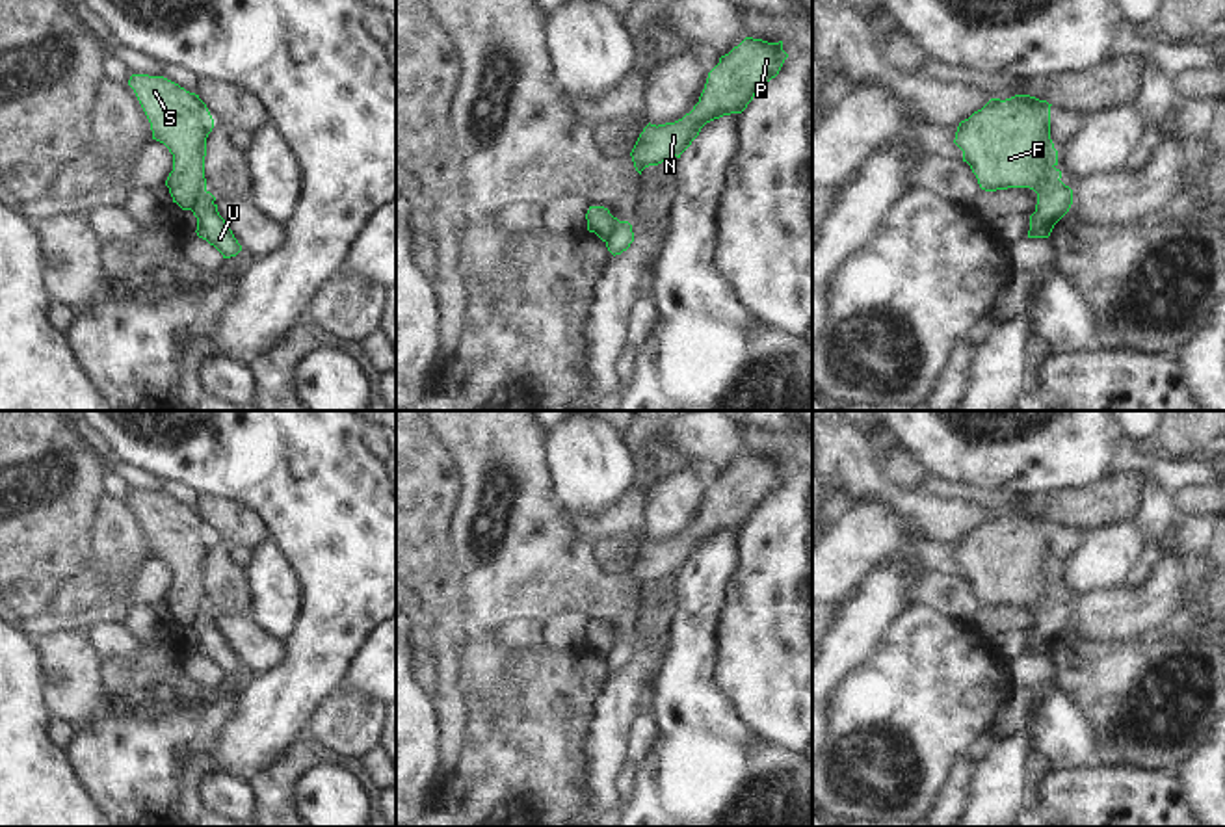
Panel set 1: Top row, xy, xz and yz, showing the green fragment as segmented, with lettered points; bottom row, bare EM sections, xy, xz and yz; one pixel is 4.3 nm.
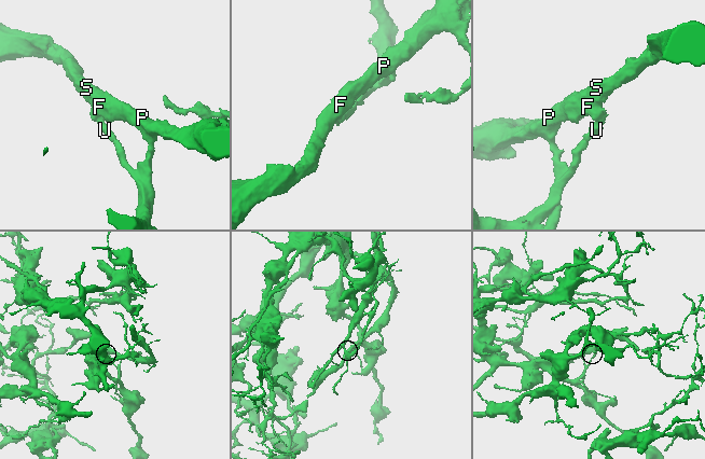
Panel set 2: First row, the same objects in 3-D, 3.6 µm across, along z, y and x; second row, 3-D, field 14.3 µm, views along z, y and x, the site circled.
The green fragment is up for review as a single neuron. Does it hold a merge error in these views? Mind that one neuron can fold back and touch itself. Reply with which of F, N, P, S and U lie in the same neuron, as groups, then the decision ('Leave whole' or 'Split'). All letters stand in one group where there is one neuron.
Groups: F N P S / U. Split.

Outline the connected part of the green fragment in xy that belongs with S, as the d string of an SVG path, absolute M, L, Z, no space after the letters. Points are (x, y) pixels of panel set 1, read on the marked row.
M132 74L128 85L151 123L152 139L173 154L173 171L165 180L173 203L191 210L206 191L206 138L214 128L206 104L164 76Z

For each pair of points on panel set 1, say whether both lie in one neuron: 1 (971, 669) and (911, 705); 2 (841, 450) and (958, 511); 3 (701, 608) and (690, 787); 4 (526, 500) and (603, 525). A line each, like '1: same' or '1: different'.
1: same
2: same
3: same
4: different

